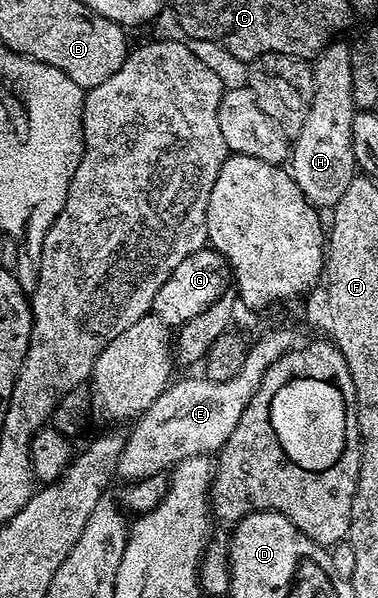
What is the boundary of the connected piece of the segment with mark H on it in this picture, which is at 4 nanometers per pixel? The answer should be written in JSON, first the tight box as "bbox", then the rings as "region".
{"bbox":[290,41,358,208],"region":[[[340,41],[329,42],[311,63],[314,96],[300,133],[290,146],[290,173],[294,184],[298,184],[308,203],[317,208],[336,206],[358,174],[352,147],[352,121],[358,112],[352,98],[352,52],[347,41]]]}

